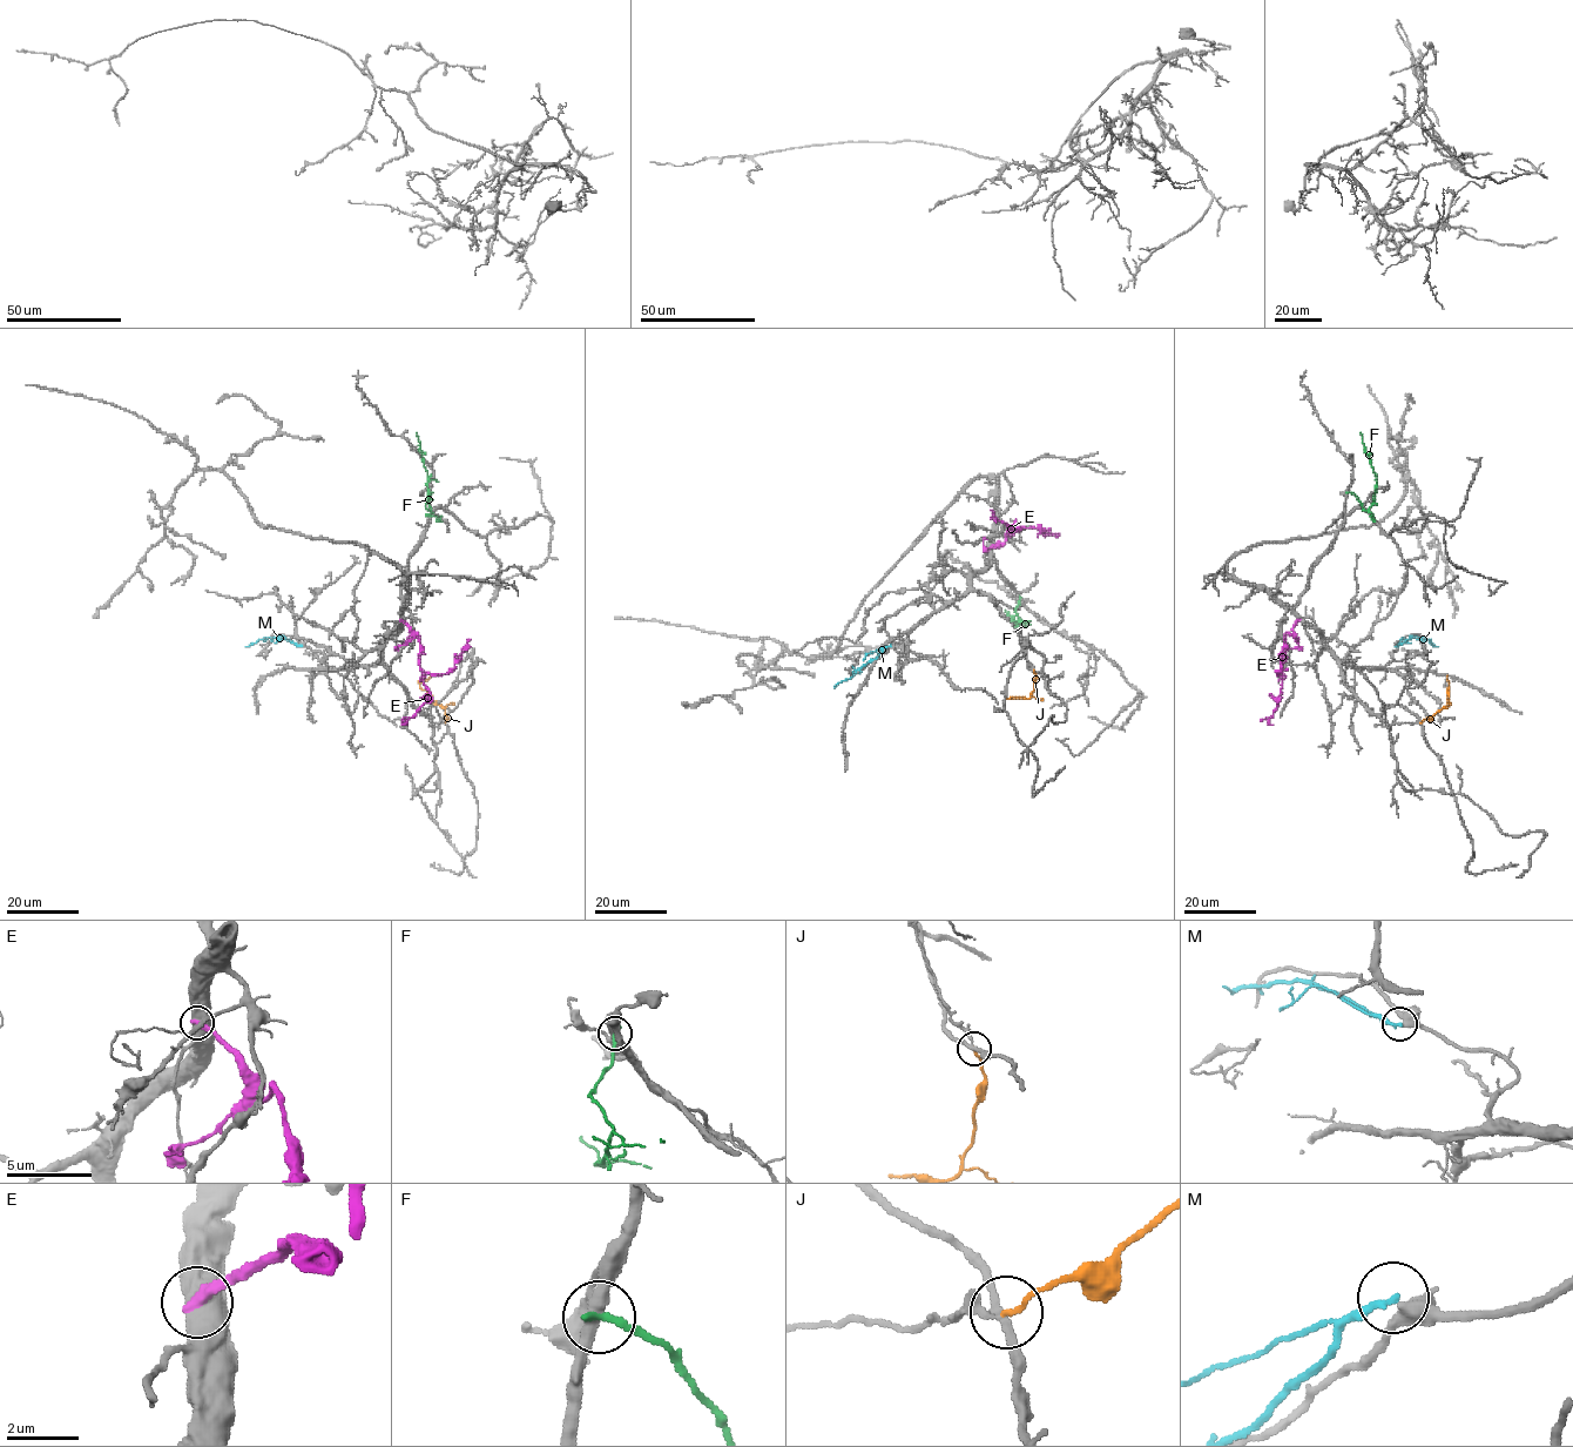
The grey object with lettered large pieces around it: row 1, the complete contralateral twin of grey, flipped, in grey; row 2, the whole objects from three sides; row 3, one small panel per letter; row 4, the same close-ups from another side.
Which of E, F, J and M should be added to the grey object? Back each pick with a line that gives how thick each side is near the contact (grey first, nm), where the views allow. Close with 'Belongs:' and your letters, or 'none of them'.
J: Thickness 190 nm (grey) against 140 nm
Belongs: J

